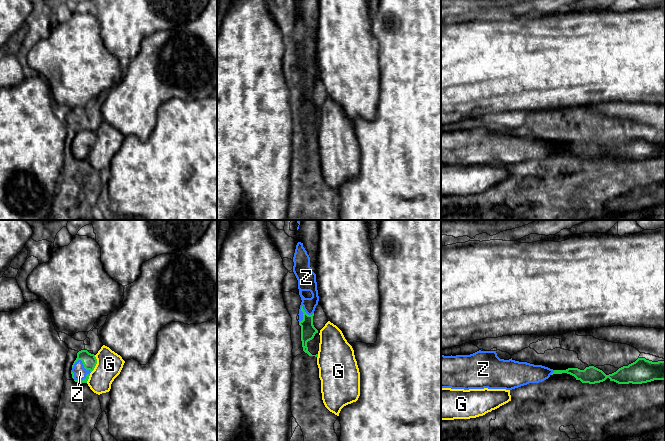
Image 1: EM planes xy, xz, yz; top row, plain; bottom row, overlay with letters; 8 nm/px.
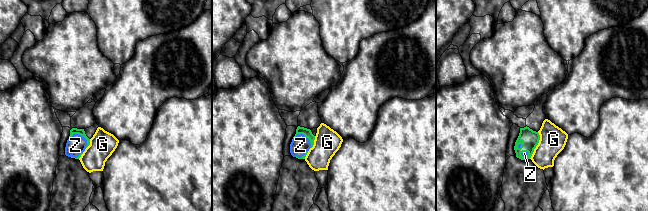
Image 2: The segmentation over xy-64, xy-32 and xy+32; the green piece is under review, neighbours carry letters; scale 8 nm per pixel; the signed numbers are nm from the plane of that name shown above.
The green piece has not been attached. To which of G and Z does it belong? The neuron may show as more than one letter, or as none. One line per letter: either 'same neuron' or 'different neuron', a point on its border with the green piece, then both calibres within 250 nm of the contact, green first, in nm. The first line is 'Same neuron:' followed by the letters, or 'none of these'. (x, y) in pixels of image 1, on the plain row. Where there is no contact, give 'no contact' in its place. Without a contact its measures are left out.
Same neuron: Z
G: different neuron; meets green in xy at (96, 139); 120 nm thick on the green side, 200 nm on the other
Z: same neuron; meets green in xy at (89, 150); 120 nm thick on the green side, 100 nm on the other

